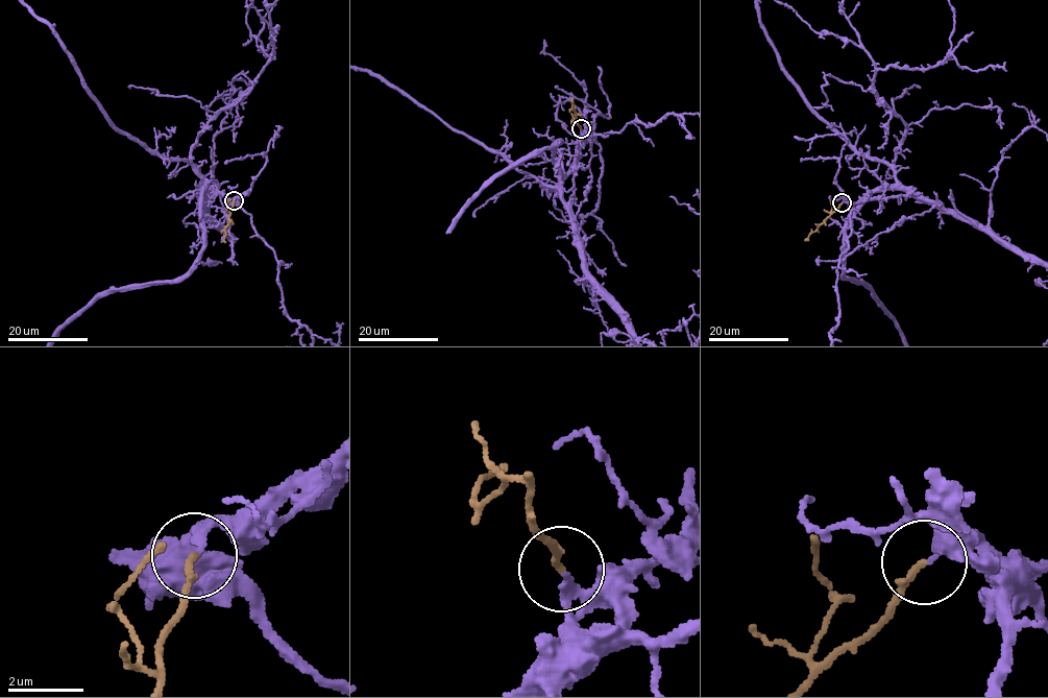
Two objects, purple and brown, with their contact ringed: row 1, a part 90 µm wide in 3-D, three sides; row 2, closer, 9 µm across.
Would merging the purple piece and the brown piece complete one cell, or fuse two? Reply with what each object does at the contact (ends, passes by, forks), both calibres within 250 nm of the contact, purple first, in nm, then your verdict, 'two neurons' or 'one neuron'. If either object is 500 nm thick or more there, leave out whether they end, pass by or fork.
purple passes by | brown ends | 140/180 nm | one neuron

